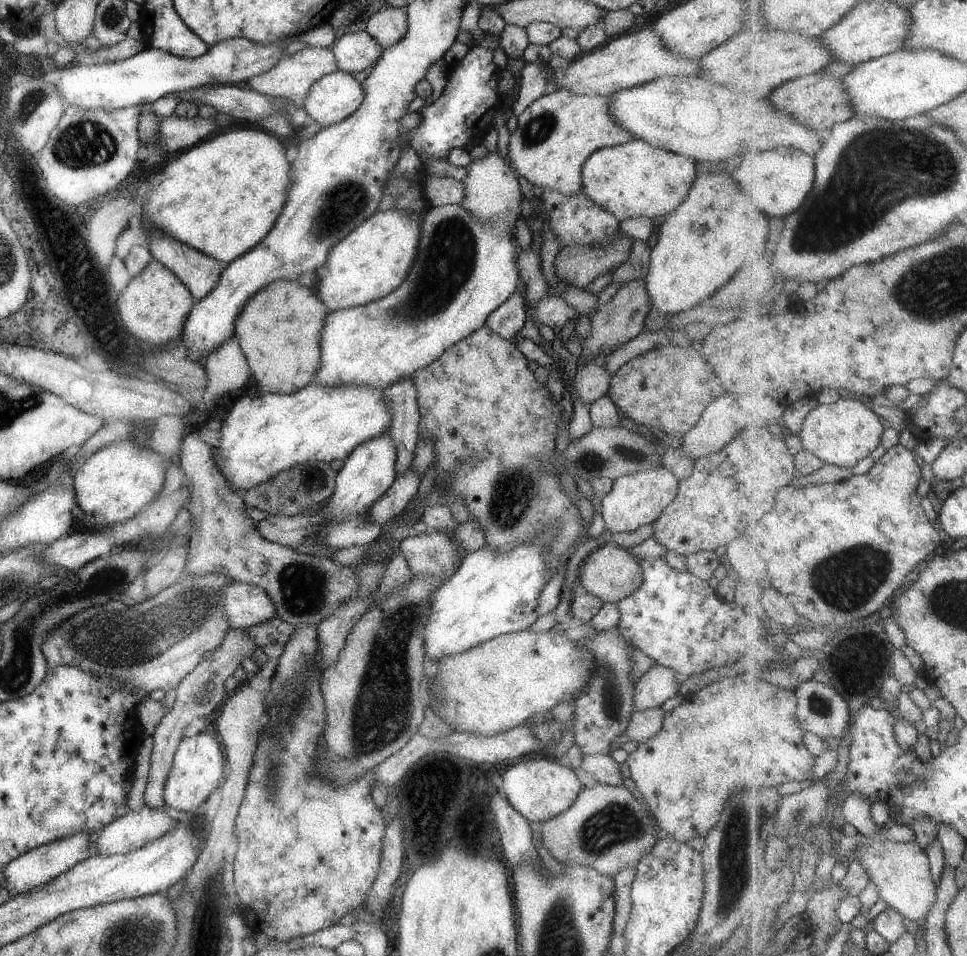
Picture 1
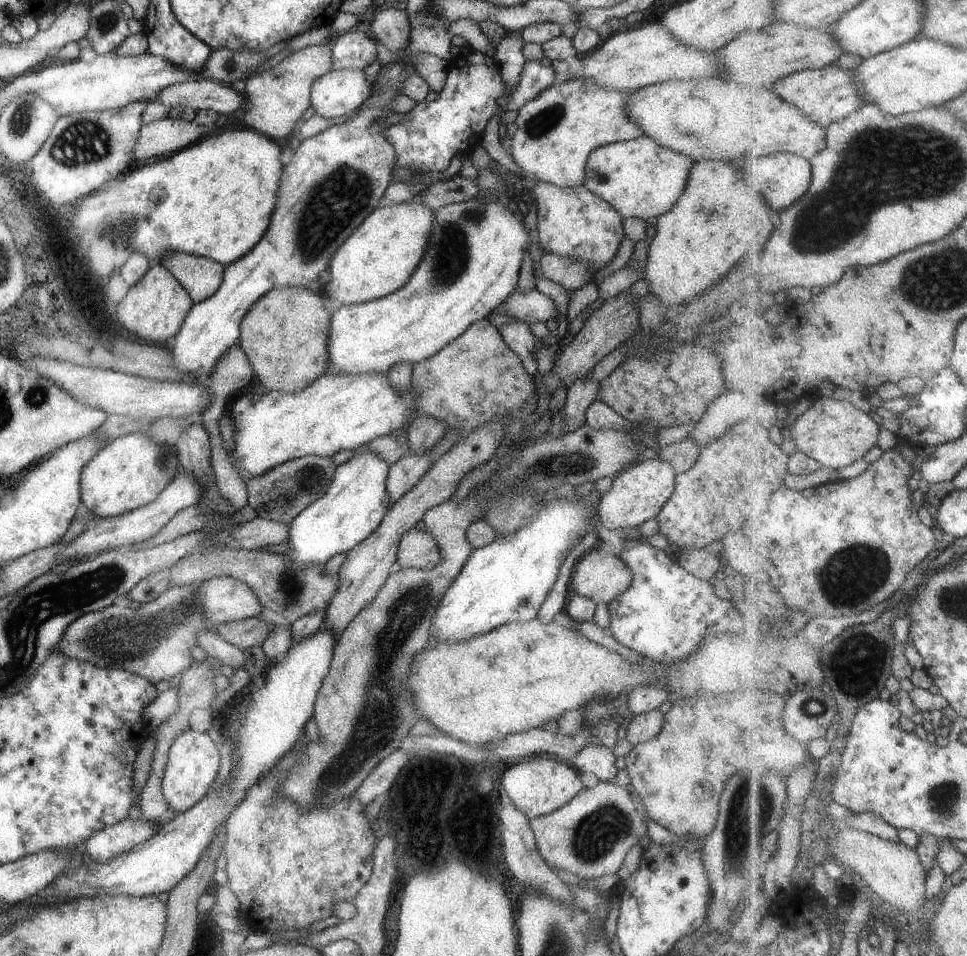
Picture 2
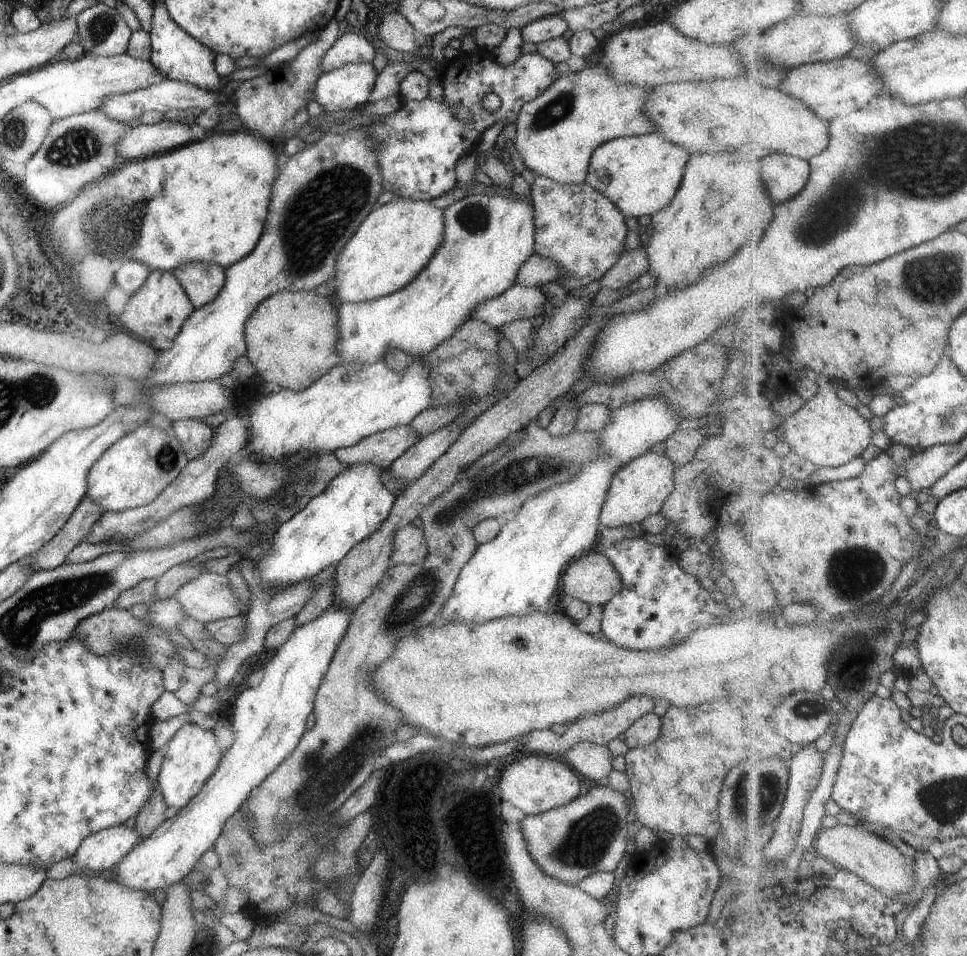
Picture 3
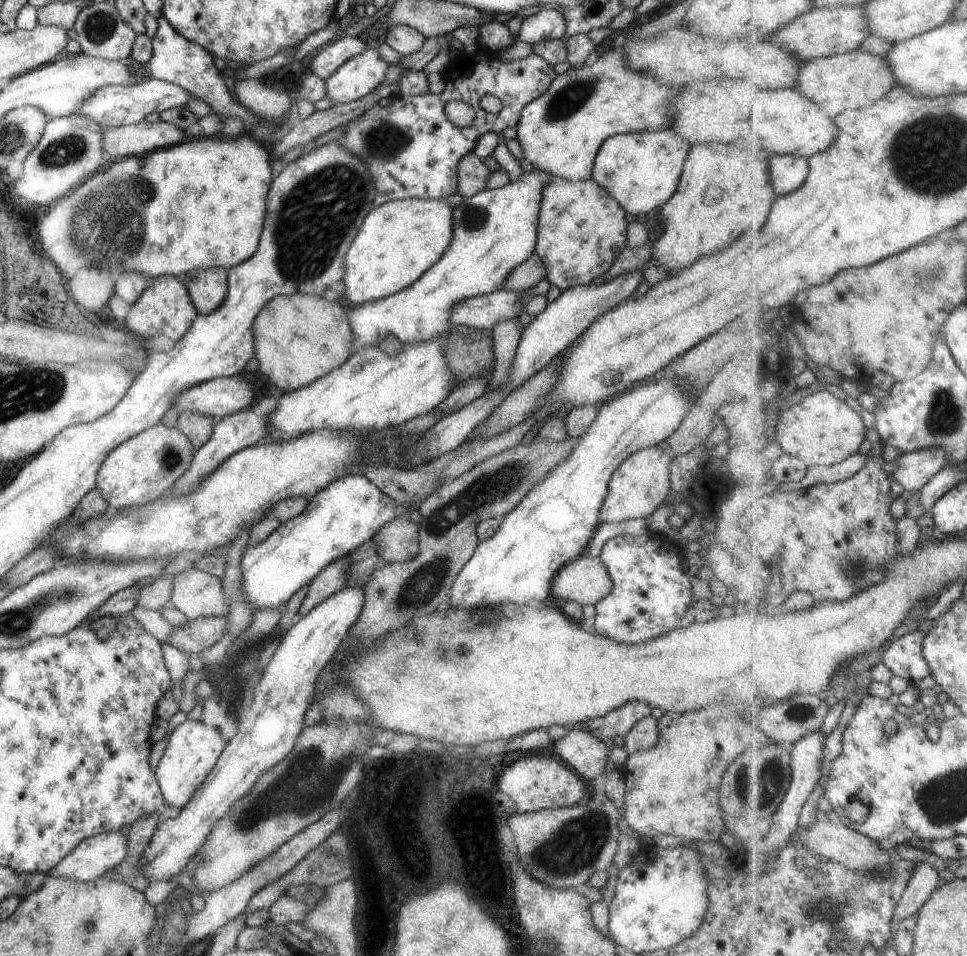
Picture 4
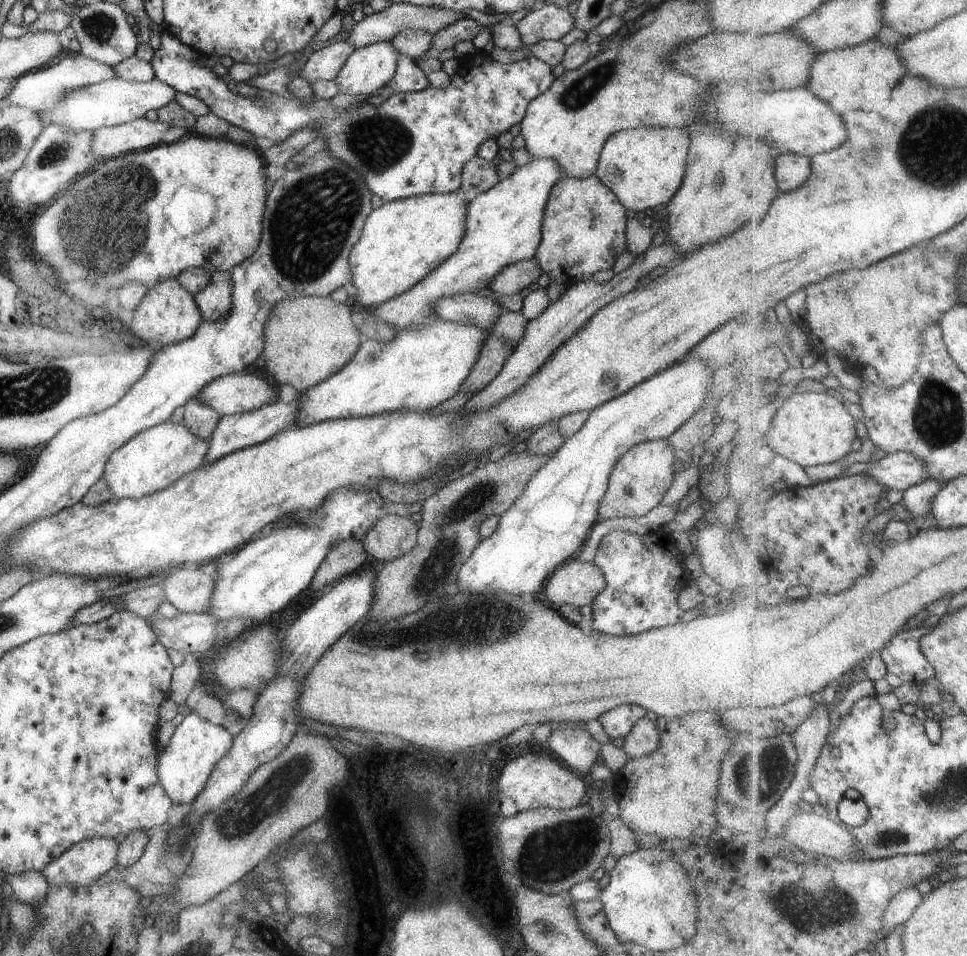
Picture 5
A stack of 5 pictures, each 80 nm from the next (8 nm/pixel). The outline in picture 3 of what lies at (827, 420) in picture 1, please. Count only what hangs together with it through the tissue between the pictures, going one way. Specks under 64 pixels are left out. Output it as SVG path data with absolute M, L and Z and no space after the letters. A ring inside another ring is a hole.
M817 374L817 392L793 415L772 413L773 436L787 442L791 452L806 458L818 467L835 468L859 458L873 442L873 430L855 408L837 396L837 384L827 375Z

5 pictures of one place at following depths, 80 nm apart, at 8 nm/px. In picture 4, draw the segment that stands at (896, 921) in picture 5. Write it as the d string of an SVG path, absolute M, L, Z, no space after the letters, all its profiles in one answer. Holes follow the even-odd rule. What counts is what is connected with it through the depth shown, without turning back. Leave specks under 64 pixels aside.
M928 861L917 862L911 873L910 883L902 895L895 914L896 921L912 917L919 912L930 896L939 888L939 872Z

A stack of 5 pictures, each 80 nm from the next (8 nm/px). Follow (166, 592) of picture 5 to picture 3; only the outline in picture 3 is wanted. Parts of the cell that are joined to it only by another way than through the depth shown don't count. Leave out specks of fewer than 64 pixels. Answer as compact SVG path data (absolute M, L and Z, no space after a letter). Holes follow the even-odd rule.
M201 573L180 586L173 596L187 616L202 623L242 614L225 575Z

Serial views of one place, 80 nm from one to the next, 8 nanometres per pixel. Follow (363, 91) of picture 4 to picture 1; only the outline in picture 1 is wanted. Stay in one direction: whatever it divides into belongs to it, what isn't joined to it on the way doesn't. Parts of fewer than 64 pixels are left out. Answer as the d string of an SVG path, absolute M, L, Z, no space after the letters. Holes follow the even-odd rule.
M335 71L317 79L308 90L302 107L321 127L328 127L349 116L363 102L363 91L349 74Z

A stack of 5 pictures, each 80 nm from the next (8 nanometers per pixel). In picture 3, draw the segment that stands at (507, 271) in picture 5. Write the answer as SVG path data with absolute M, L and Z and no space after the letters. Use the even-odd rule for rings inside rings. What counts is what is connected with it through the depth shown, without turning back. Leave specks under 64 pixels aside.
M533 252L520 266L515 285L537 288L547 282L559 281L563 272L562 266L553 262L553 259L542 257Z

